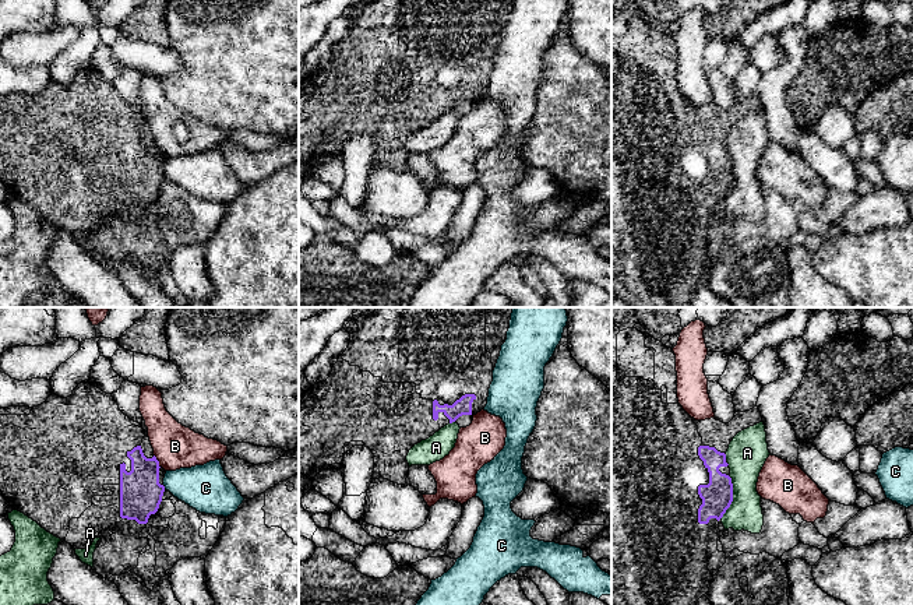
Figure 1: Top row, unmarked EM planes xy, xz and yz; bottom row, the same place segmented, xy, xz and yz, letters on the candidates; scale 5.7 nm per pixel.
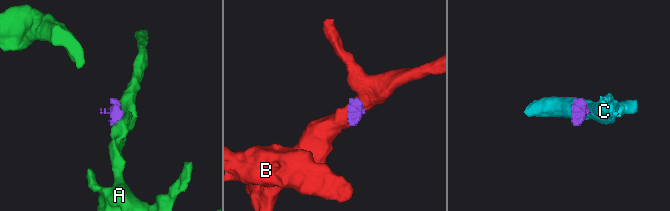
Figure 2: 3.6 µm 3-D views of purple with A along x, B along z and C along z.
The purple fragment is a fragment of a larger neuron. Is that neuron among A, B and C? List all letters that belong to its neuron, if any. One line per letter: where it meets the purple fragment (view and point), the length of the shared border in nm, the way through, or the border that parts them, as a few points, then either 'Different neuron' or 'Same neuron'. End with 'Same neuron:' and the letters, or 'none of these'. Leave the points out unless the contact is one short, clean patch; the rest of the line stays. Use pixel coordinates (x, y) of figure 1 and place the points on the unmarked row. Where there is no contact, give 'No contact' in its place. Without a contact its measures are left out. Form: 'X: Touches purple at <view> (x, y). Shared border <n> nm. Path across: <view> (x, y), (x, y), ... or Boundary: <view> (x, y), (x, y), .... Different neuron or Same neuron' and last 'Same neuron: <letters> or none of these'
A: Touches purple at yz (732, 185). Shared border 240 nm. Boundary: yz (730, 164), (732, 190), (721, 204). Different neuron
B: Touches purple at xy (158, 148). Shared border 90 nm. Boundary: xy (154, 141), (159, 154). Different neuron
C: Touches purple at xy (164, 173). Shared border 30 nm. Boundary: xy (162, 172), (165, 175). Different neuron
Same neuron: none of these

